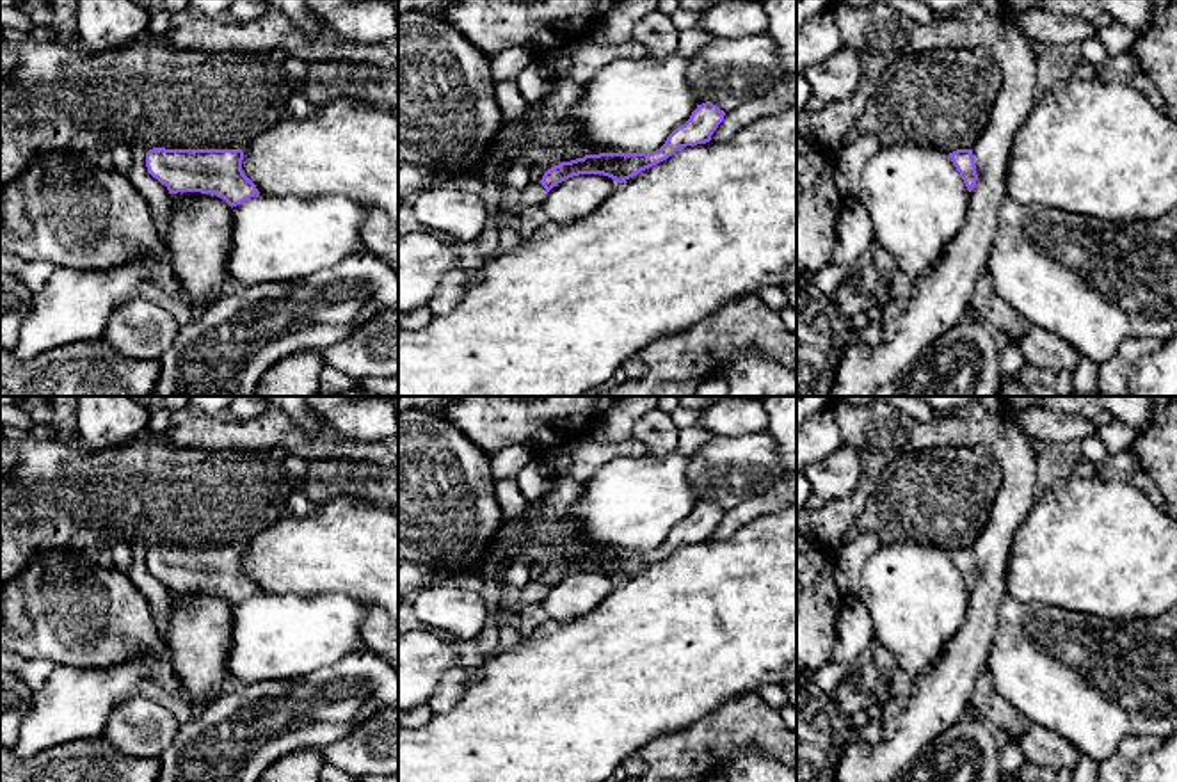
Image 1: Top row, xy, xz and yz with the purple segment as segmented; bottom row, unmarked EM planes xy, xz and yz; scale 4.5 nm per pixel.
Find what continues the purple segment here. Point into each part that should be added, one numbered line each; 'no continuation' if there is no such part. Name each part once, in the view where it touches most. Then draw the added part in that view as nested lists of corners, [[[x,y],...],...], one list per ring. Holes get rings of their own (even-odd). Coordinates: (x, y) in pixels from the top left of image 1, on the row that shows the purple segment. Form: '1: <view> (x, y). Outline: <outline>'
1: xz (534, 194). Outline: [[[530,183],[521,194],[521,201],[517,206],[519,219],[523,217],[526,208],[540,206],[546,196],[548,190],[542,187],[542,183]]]

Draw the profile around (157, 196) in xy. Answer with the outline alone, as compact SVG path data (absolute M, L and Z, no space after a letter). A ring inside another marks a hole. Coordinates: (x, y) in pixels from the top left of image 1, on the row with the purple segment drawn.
M139 146L132 148L132 165L128 171L128 180L146 199L151 217L158 227L169 226L169 190L156 178L148 172L146 151Z

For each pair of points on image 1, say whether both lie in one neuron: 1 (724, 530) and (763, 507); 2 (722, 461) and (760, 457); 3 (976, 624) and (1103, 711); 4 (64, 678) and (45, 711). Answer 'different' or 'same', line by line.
1: same
2: same
3: different
4: same

